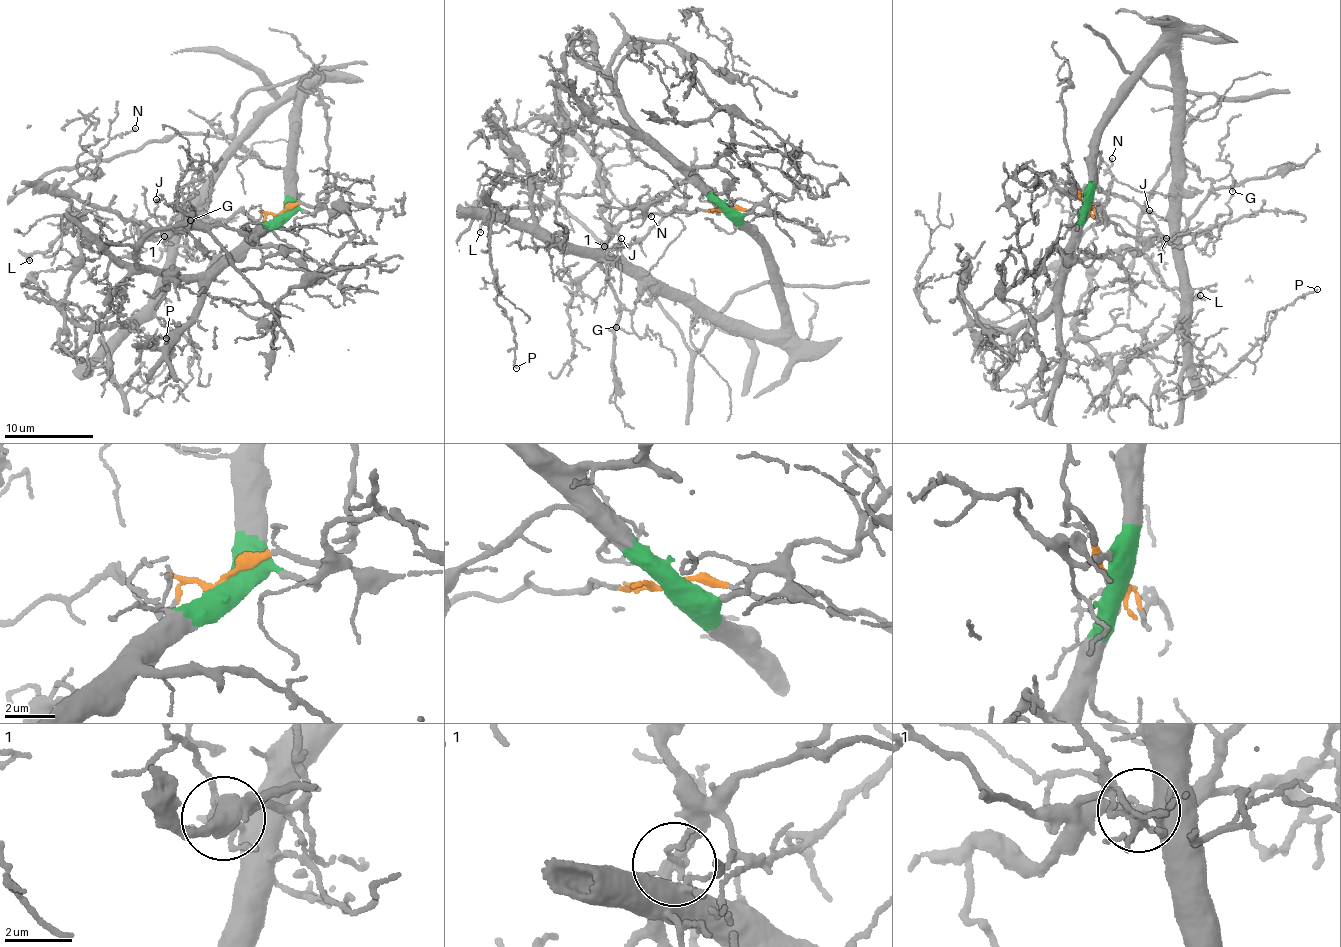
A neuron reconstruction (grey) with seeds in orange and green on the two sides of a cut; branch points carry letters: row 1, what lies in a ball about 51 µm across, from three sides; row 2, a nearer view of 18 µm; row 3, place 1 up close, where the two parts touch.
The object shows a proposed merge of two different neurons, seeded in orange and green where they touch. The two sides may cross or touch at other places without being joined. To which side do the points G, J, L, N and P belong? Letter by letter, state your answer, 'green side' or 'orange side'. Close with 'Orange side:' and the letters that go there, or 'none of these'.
G: orange side
J: orange side
L: orange side
N: orange side
P: green side
Orange side: G, J, L, N

